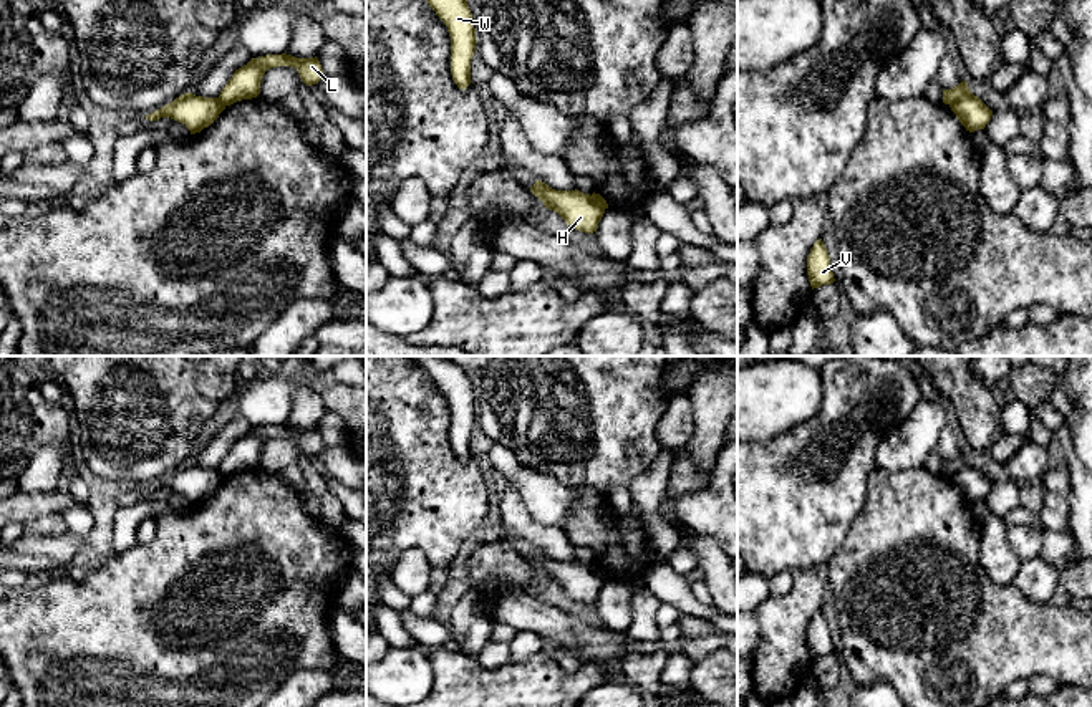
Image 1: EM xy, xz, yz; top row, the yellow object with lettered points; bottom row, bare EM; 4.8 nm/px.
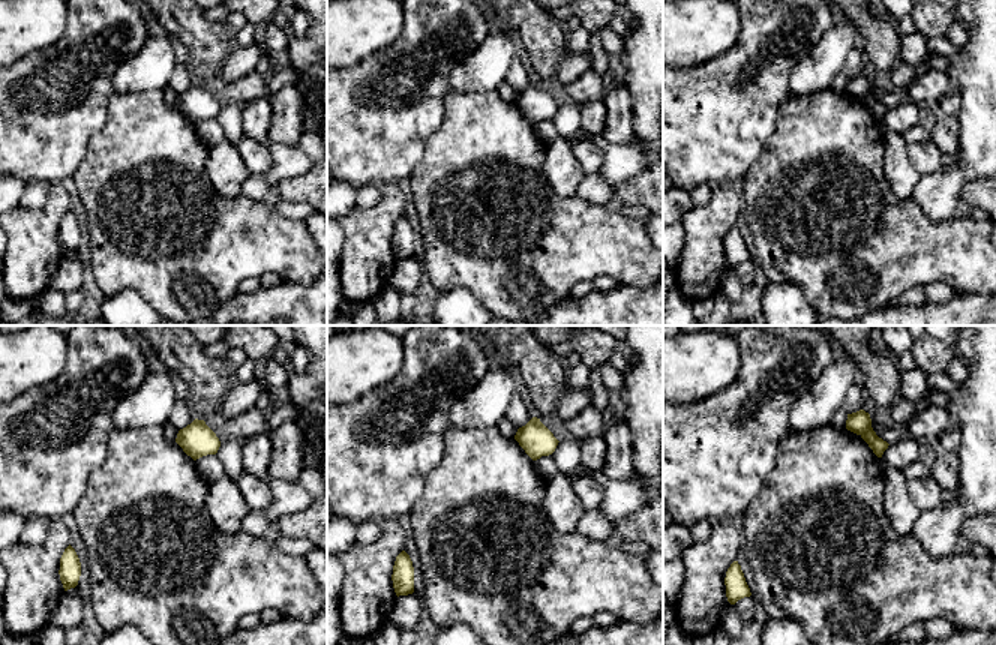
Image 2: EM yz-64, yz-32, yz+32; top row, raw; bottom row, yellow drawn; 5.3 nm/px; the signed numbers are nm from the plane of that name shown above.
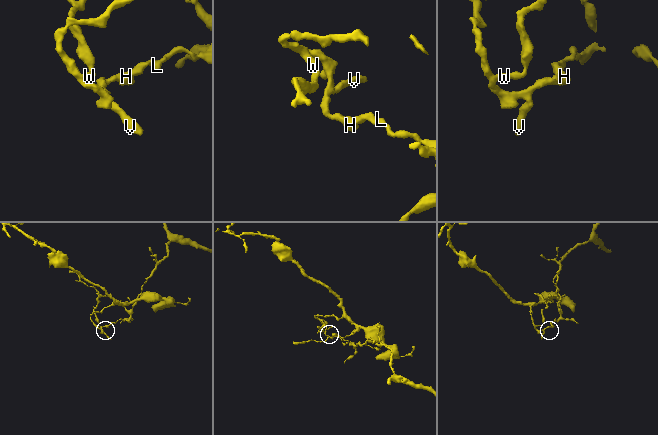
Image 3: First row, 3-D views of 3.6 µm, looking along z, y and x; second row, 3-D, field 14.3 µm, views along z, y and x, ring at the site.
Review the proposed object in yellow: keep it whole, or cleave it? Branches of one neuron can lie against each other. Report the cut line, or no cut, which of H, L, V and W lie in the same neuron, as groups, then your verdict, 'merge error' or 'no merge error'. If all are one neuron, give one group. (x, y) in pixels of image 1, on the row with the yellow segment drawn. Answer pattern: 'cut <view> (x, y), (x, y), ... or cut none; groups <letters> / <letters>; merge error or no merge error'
cut yz (968, 90), (950, 105); groups H V W / L; merge error

